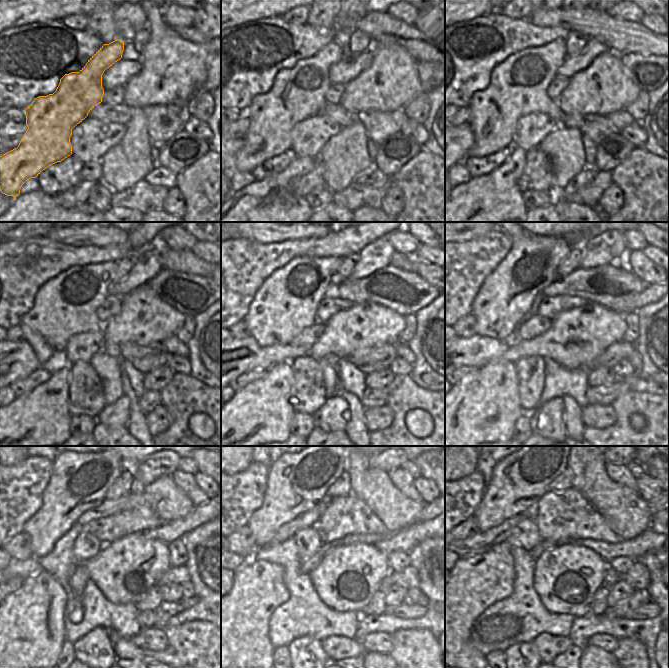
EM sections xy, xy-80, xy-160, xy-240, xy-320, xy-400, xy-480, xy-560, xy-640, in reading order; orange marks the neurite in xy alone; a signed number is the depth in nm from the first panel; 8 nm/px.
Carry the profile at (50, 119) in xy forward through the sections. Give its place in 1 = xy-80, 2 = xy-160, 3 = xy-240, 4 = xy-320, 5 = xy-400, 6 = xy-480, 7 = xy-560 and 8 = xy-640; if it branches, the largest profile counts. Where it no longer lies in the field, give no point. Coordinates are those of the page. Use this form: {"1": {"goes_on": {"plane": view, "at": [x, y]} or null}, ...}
{"1": {"goes_on": {"plane": "xy-80", "at": [297, 93]}}, "2": {"goes_on": {"plane": "xy-160", "at": [518, 85]}}, "3": {"goes_on": {"plane": "xy-240", "at": [65, 305]}}, "4": {"goes_on": {"plane": "xy-320", "at": [285, 304]}}, "5": {"goes_on": {"plane": "xy-400", "at": [504, 299]}}, "6": {"goes_on": {"plane": "xy-480", "at": [78, 482]}}, "7": {"goes_on": {"plane": "xy-560", "at": [297, 483]}}, "8": {"goes_on": {"plane": "xy-640", "at": [519, 480]}}}

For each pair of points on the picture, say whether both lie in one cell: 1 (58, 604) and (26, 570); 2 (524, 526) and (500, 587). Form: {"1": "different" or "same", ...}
{"1": "different", "2": "different"}

